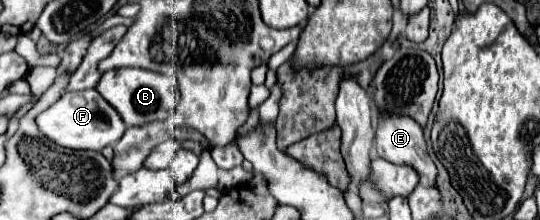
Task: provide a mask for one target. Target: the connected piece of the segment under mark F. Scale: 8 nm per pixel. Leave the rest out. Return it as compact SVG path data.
M95 89L65 93L55 105L37 115L37 125L39 131L53 143L69 149L89 149L89 151L103 151L107 145L115 145L127 129L123 127L119 113Z

